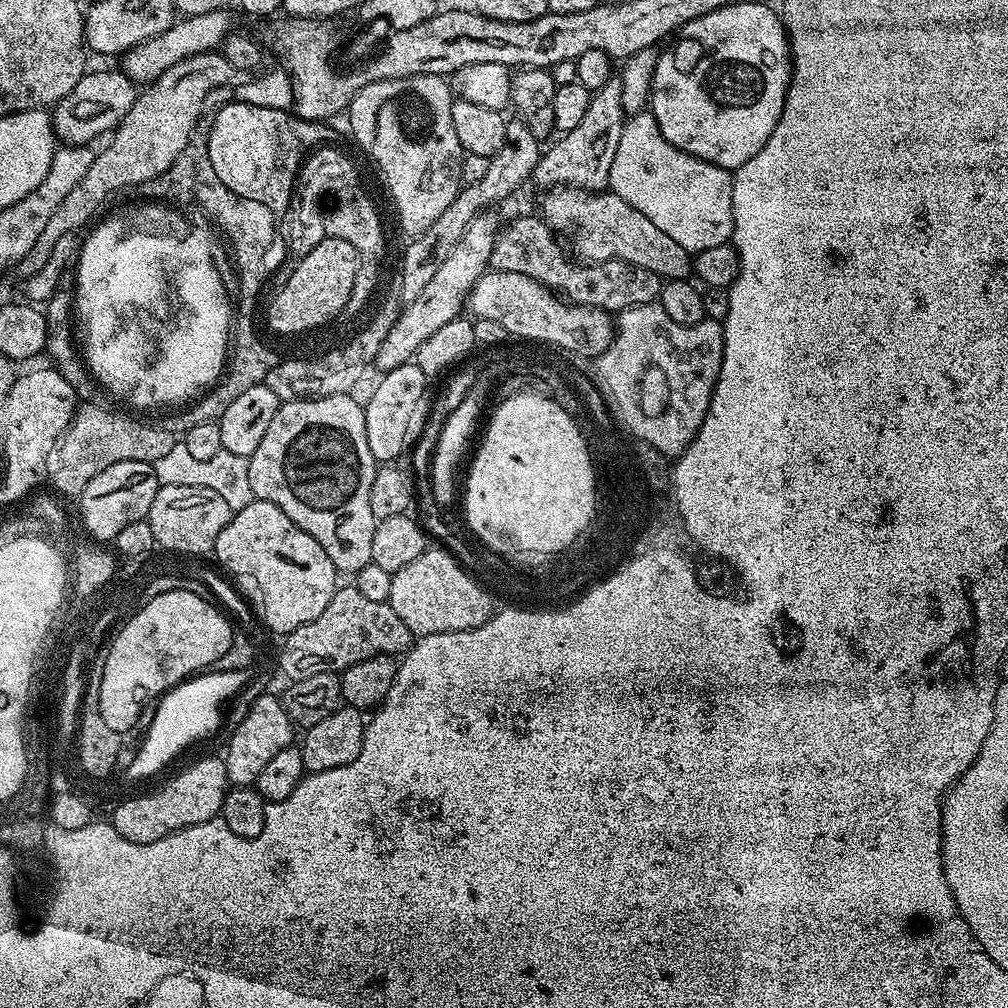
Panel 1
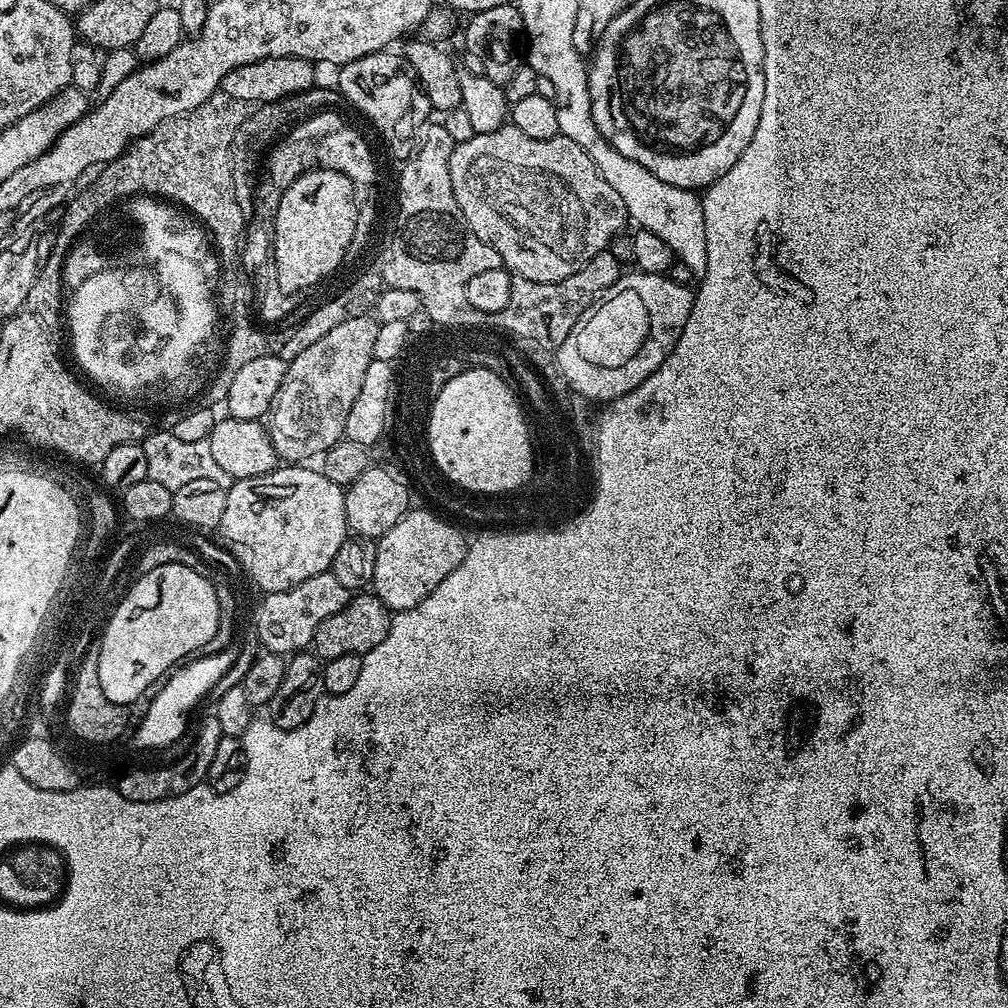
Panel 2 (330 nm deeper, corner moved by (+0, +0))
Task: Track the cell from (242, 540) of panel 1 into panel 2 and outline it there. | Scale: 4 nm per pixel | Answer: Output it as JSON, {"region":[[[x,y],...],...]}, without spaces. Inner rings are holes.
{"region":[[[277,466],[271,472],[255,476],[254,478],[242,478],[235,481],[232,487],[228,489],[226,494],[226,510],[222,510],[222,522],[218,529],[218,535],[221,536],[223,547],[233,557],[238,568],[245,572],[258,587],[261,593],[281,592],[282,590],[290,590],[290,586],[298,586],[298,582],[306,582],[306,578],[314,578],[314,574],[322,574],[329,571],[334,562],[334,554],[338,554],[338,549],[342,547],[342,542],[348,535],[348,523],[346,522],[346,502],[344,501],[344,488],[339,484],[330,482],[330,478],[326,478],[323,471],[316,472],[312,466]]]}

